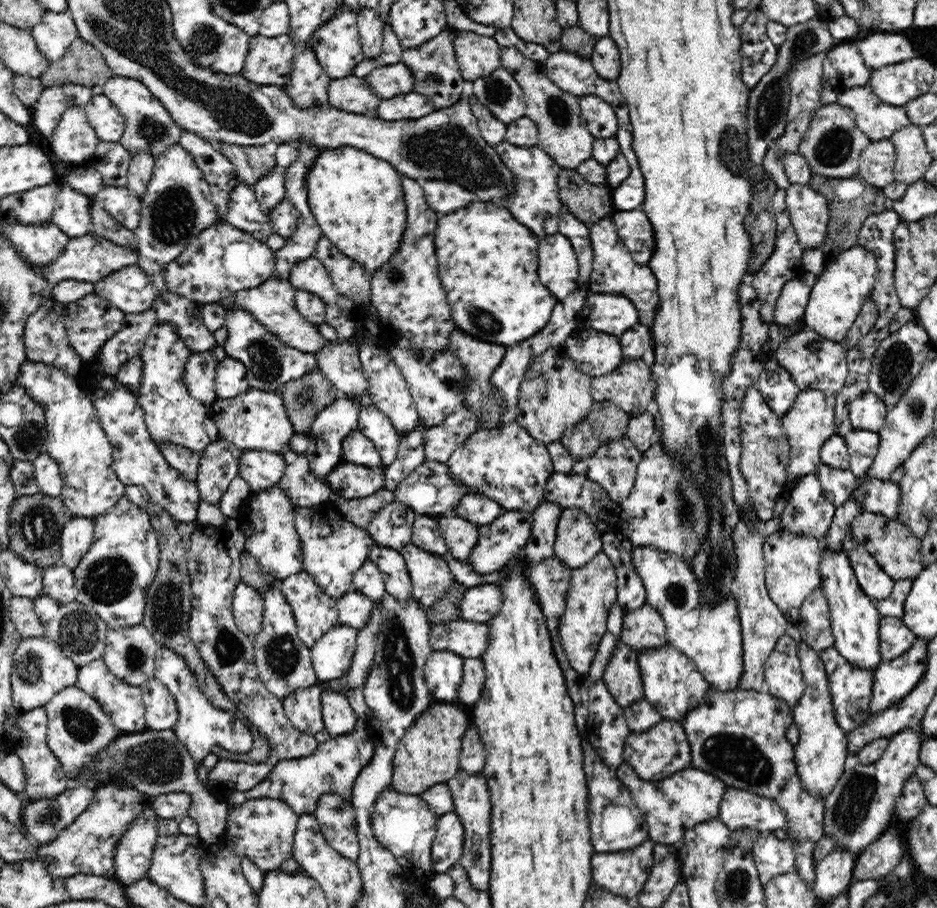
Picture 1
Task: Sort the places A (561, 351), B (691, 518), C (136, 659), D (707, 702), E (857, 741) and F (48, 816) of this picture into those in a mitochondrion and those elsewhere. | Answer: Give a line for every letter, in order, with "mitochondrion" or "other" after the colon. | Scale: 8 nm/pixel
A: other
B: mitochondrion
C: mitochondrion
D: other
E: other
F: mitochondrion

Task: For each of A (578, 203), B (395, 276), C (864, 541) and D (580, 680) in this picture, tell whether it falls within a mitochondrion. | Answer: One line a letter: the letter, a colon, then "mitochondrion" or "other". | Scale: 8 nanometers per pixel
A: other
B: mitochondrion
C: other
D: other

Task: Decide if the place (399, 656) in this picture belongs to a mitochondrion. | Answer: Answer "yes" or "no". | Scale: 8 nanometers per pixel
yes

